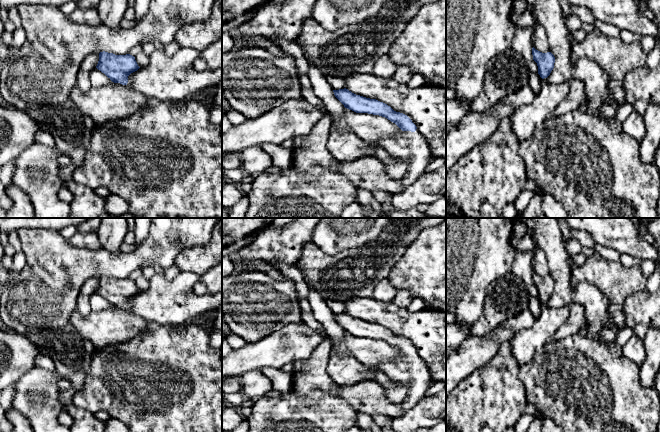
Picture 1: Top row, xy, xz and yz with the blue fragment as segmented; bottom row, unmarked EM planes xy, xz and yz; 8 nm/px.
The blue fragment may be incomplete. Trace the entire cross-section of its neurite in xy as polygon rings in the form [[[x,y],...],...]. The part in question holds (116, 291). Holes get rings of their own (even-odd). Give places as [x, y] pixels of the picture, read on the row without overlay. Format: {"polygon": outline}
{"polygon": [[[103,275],[99,277],[99,285],[96,292],[104,297],[112,306],[127,309],[128,300],[140,291],[135,281],[130,278],[115,279]]]}

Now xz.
{"polygon": [[[346,312],[333,316],[345,332],[356,337],[385,341],[402,354],[394,362],[381,366],[380,370],[392,381],[399,382],[406,388],[406,397],[402,404],[405,412],[425,397],[433,381],[425,362],[407,339],[394,335],[390,330],[376,323],[356,319]]]}

